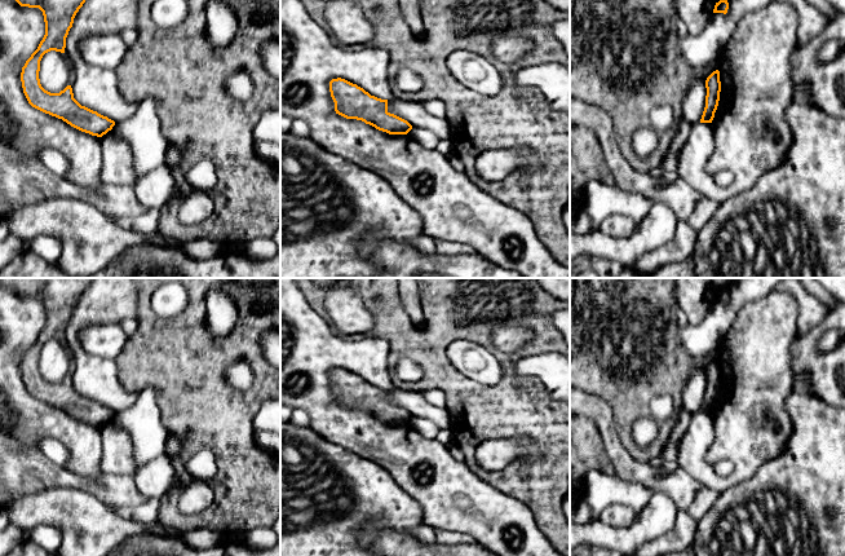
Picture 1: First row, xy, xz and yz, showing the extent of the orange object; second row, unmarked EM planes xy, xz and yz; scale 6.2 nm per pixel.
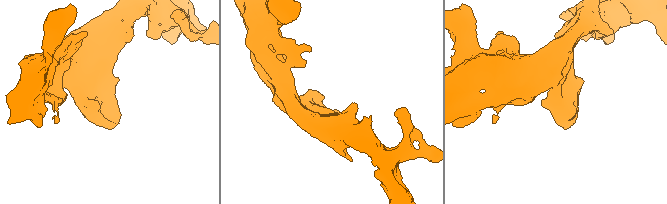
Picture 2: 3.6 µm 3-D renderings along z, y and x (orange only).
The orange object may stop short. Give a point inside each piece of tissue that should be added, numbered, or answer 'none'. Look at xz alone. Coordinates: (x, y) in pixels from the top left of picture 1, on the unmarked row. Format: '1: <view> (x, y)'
none

